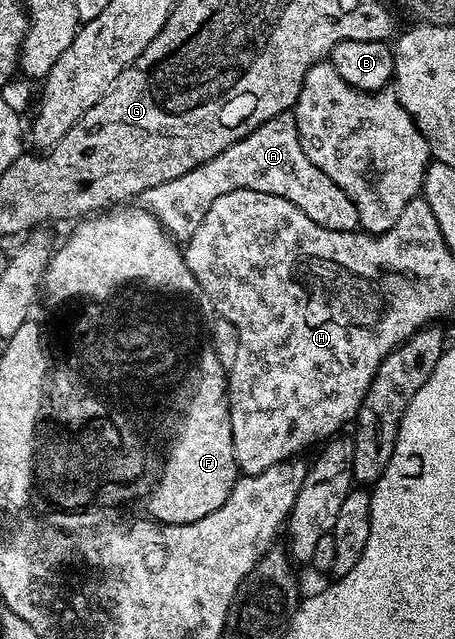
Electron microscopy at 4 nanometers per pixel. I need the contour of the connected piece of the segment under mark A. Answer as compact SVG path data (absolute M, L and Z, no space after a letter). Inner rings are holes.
M288 113L266 121L258 129L254 129L254 133L239 139L210 161L190 169L190 173L174 177L174 181L166 181L154 189L146 189L142 196L142 206L164 226L164 230L173 239L187 241L194 229L198 229L202 217L206 217L209 205L222 197L222 193L234 193L234 189L254 189L258 193L274 193L274 197L286 197L286 201L298 205L298 209L302 209L302 213L306 213L310 221L331 231L354 231L358 227L354 201L350 201L350 197L346 197L346 193L338 189L338 185L330 181L330 177L326 177L326 173L322 173L322 169L318 169L318 165L314 165L310 157L306 157L300 144L300 136L296 133L296 120Z

